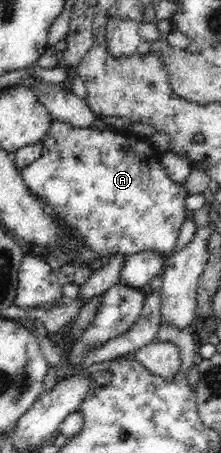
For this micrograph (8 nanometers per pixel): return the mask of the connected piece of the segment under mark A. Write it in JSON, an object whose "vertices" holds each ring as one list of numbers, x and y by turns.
{"vertices":[[52,120,43,140,42,154,20,170,24,184,52,216,62,219,74,228,90,245,92,251,106,258,110,254,130,256,136,252,175,251,180,226,186,219,189,192,184,184,174,183,162,165,161,152,147,138,137,137,120,130,94,127,75,127,69,122]]}

